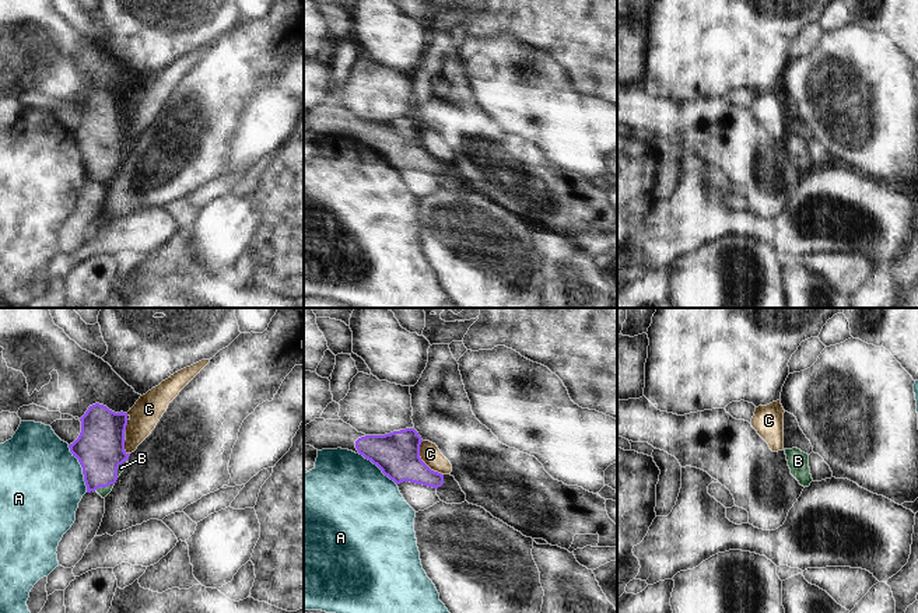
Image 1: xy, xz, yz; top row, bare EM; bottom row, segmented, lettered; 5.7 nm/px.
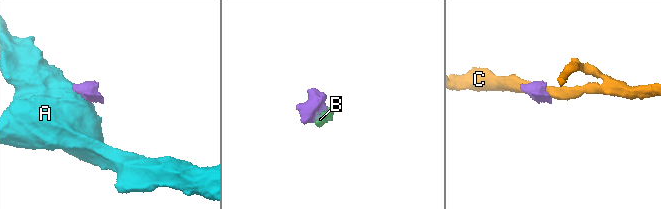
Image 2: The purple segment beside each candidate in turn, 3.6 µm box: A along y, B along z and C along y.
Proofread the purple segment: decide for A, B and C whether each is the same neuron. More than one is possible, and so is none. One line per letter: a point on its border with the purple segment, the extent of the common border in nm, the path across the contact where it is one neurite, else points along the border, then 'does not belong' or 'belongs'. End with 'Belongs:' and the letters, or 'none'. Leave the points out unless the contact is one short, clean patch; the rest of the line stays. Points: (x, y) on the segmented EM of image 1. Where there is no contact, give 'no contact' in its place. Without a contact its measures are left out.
A: meets purple in xy at (83, 469); contact 300 nm long; does not belong
B: meets purple in xy at (104, 486); contact 130 nm long; runs through xy (100, 448), (104, 486), (102, 491); belongs
C: meets purple in xz at (421, 461); contact 240 nm long; does not belong
Belongs: B

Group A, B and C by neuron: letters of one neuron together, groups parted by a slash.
A / B / C

